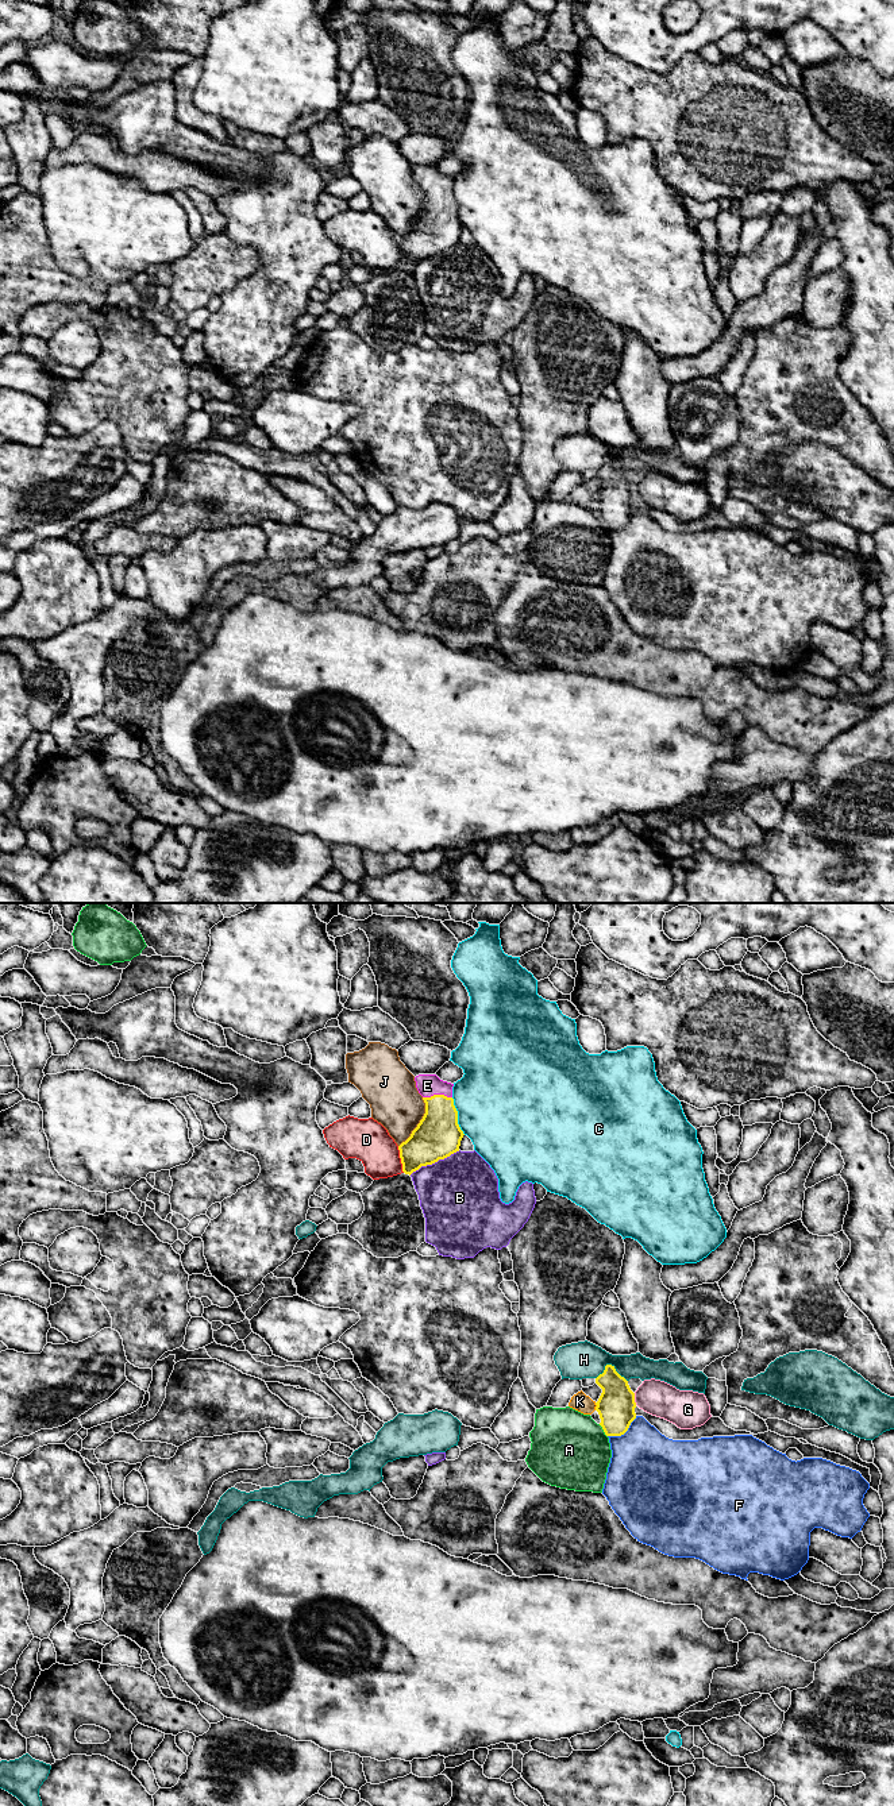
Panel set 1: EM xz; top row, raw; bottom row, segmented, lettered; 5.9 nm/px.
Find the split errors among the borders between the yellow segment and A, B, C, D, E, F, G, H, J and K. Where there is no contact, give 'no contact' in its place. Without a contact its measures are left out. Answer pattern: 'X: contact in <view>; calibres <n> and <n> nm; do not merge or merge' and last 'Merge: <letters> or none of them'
A: contact in xz; calibres 220 and 460 nm; do not merge
B: contact in xz; calibres 280 and 460 nm; do not merge
C: contact in xz; calibres 280 and 480 nm; do not merge
D: contact in xz; calibres 280 and 260 nm; do not merge
E: contact in xz; calibres 280 and 130 nm; merge
F: contact in xz; calibres 220 and 440 nm; do not merge
G: contact in xz; calibres 220 and 220 nm; do not merge
H: contact in xz; calibres 220 and 220 nm; do not merge
J: contact in xz; calibres 280 and 300 nm; do not merge
K: contact in xz; calibres 220 and 110 nm; do not merge
Merge: E

